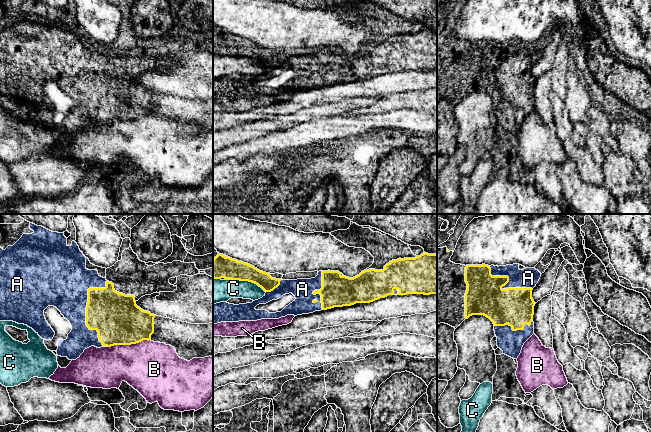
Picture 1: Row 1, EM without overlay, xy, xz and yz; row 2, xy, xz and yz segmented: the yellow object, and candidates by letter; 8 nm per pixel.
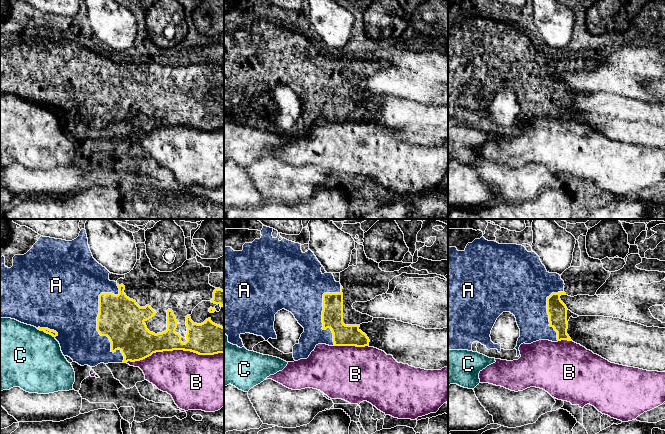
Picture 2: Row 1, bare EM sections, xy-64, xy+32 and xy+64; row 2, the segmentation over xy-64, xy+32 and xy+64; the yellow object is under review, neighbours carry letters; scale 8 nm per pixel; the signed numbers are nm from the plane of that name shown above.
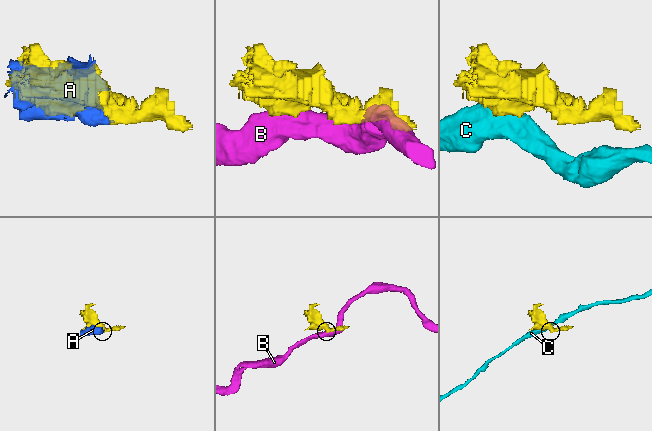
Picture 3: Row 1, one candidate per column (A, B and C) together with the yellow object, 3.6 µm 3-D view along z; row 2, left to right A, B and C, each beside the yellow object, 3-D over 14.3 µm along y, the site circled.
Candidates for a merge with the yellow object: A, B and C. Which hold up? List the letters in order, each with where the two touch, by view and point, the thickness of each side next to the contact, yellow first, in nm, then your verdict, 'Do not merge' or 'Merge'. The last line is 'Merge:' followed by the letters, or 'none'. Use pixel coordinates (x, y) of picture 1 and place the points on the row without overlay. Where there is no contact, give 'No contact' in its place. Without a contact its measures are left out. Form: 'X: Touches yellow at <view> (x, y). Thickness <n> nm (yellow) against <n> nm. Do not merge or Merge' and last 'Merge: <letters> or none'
A: Touches yellow at xy (86, 86). Thickness 380 nm (yellow) against 360 nm. Merge
B: Touches yellow at xy (128, 120). Thickness 380 nm (yellow) against 420 nm. Do not merge
C: Touches yellow at xz (249, 57). Thickness 180 nm (yellow) against 180 nm. Do not merge
Merge: A

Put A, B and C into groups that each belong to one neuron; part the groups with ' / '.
A / B / C

